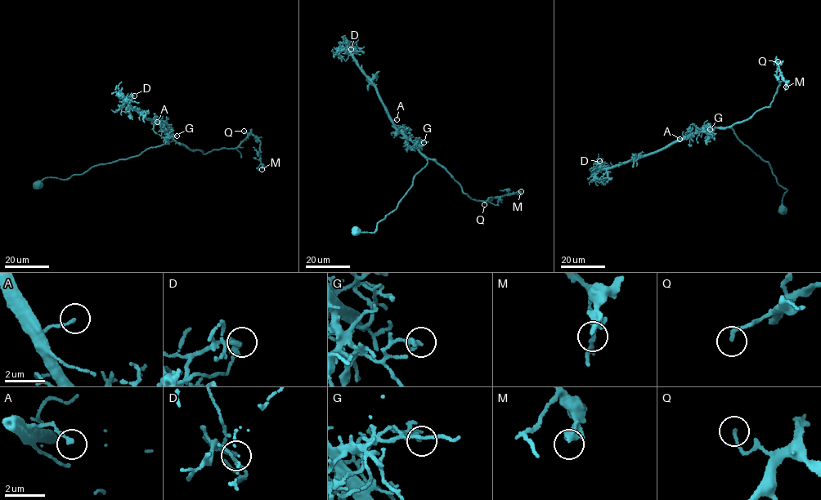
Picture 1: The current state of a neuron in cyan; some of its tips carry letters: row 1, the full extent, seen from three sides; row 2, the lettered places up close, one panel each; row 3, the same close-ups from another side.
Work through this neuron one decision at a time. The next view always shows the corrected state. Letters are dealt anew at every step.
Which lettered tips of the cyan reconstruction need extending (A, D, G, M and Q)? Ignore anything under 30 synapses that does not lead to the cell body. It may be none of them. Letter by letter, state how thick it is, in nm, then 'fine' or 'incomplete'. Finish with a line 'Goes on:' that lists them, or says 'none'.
A: calibre 150 nm; fine
D: calibre 140 nm; fine
G: calibre 150 nm; fine
M: calibre 360 nm; fine
Q: calibre 160 nm; fine
Goes on: none

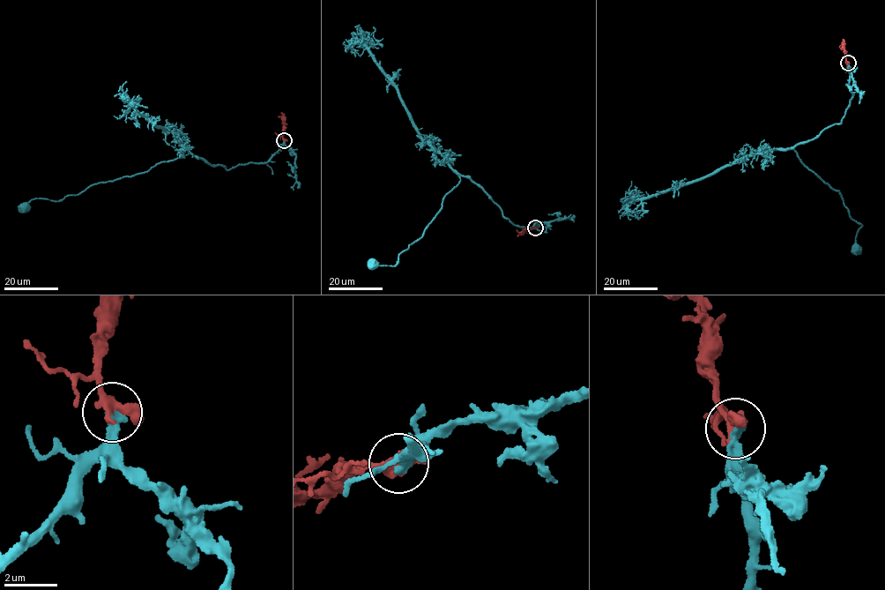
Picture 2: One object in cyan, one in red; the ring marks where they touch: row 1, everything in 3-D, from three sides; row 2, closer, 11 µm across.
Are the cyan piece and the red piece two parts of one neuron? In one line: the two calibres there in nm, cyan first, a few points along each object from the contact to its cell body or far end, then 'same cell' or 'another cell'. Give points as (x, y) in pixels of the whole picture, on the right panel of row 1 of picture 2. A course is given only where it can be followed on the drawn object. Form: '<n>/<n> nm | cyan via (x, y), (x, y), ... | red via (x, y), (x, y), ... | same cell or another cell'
360/360 nm | cyan via (848, 63), (851, 98), (841, 123), (788, 148), (838, 190), (851, 219), (862, 226), (855, 250) | red via (848, 63), (844, 40) | same cell

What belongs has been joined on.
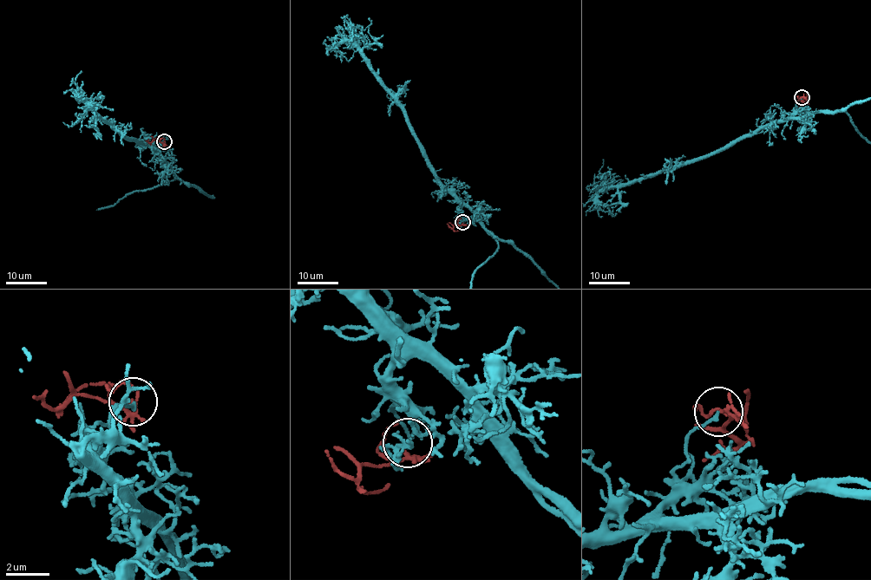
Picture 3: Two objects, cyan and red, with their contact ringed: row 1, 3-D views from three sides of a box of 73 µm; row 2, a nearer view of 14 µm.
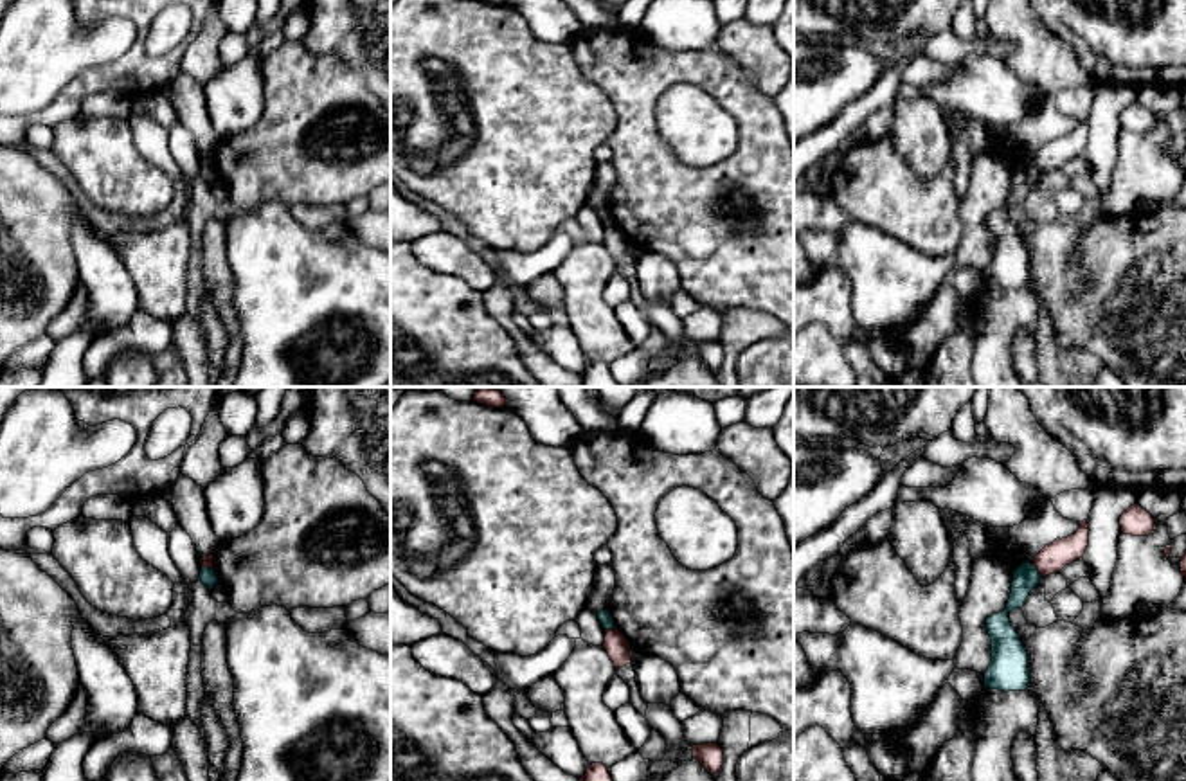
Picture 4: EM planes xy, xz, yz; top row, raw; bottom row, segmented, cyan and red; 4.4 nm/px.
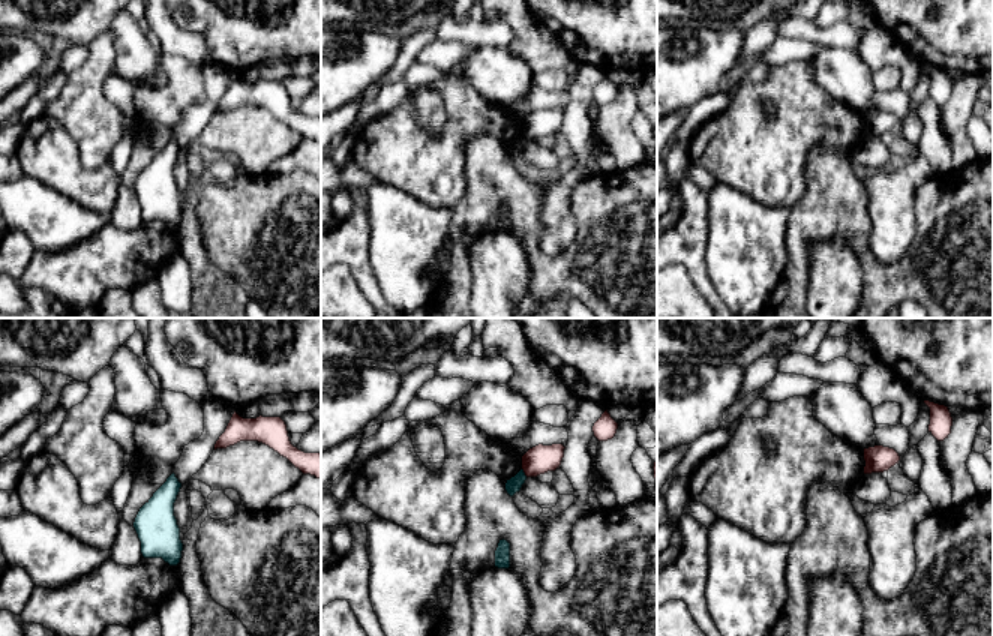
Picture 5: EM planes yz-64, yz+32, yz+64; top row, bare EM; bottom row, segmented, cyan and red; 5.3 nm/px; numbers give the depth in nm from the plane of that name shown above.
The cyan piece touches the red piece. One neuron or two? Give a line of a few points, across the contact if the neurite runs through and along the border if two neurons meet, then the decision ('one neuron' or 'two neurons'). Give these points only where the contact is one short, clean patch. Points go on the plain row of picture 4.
line yz (1032, 161), (1042, 173); two neurons

